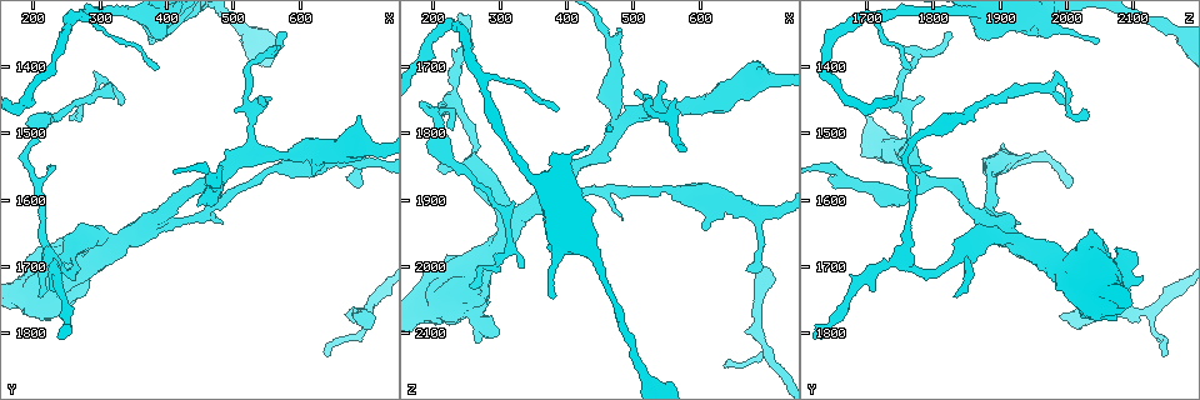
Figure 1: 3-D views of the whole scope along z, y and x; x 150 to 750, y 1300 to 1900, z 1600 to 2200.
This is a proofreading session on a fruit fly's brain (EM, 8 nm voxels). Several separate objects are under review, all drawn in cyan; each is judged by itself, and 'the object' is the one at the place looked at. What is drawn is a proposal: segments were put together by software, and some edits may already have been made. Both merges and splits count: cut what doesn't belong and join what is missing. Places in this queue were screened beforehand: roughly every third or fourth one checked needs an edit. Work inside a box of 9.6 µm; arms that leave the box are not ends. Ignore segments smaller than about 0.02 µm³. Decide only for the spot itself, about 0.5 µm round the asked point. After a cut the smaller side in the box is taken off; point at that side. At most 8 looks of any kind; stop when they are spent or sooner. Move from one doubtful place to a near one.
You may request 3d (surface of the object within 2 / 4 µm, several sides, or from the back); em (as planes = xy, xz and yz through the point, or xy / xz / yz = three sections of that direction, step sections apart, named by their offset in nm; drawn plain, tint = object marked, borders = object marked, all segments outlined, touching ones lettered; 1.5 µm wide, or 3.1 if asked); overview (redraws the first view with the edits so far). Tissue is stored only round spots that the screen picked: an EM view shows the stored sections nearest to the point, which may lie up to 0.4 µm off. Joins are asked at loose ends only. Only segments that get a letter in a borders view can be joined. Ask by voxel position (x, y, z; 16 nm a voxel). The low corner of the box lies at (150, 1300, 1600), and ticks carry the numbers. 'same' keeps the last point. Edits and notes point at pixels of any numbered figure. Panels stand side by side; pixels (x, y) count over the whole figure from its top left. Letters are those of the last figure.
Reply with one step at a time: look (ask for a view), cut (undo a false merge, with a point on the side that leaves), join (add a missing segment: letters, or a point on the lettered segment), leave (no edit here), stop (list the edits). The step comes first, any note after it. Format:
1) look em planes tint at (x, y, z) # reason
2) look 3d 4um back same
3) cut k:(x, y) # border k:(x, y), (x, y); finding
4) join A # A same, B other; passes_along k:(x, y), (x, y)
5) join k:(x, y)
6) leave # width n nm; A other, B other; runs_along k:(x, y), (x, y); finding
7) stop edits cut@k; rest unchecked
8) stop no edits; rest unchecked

look em xz step 8 tint at (700, 1770, 2120) # a fork

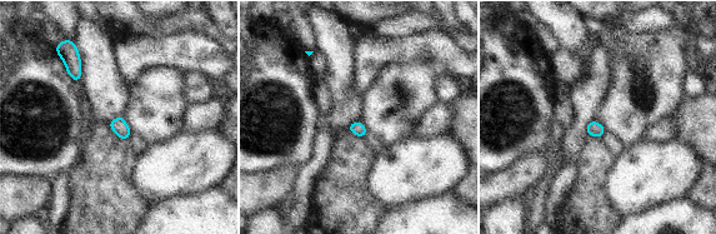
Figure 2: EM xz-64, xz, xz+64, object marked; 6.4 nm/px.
look em planes borders same

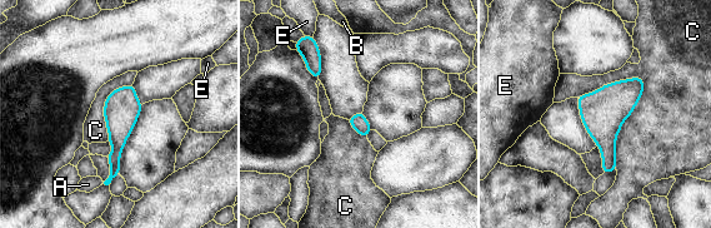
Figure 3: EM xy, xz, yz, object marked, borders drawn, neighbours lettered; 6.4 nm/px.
leave # width 220 nm; A other, B other, C other, E other; border 3:(641, 77), (615, 168); all the same neuron

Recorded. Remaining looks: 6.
look 3d 4um back at (390, 1625, 1875) # three arms meet

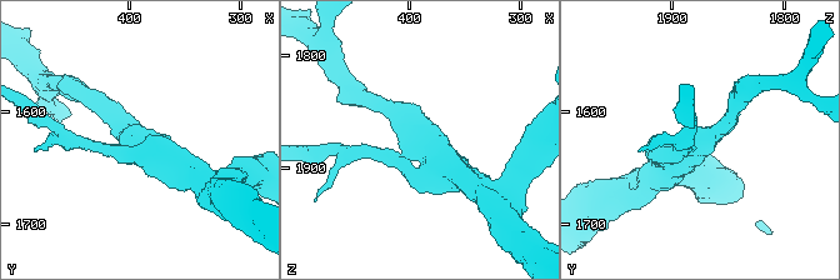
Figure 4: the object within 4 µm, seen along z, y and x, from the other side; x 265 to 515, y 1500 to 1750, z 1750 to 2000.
look em planes borders at (388, 1628, 1878) # arms 3; arm_widths 190, 240, 420 nm

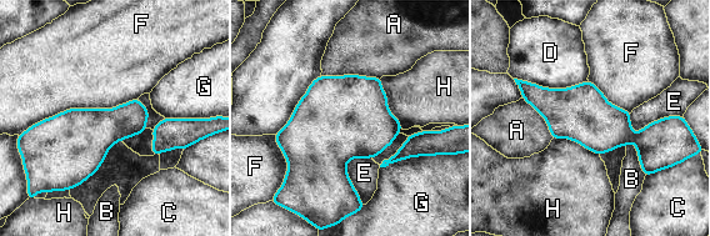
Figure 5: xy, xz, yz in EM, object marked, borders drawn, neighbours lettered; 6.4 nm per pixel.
leave # width 360 nm; A other, B other, C other, D other, E other, F other, G other, H other; runs_along 5:(523, 88), (626, 136), (665, 125); one neuron here

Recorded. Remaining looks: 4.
look em planes borders at (565, 1370, 1750) # tapers out

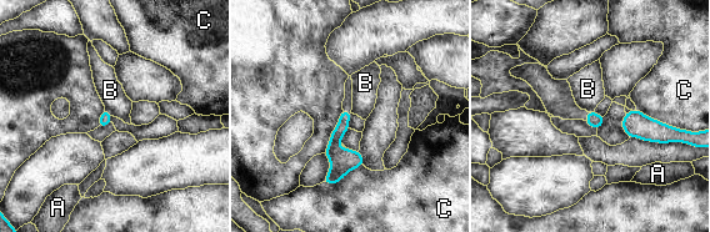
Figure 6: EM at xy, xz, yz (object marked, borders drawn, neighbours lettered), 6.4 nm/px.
leave # longest_contact C 300 nm; A other, B other, C other; none of them fits

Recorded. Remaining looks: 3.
stop no edits; rest unchecked

